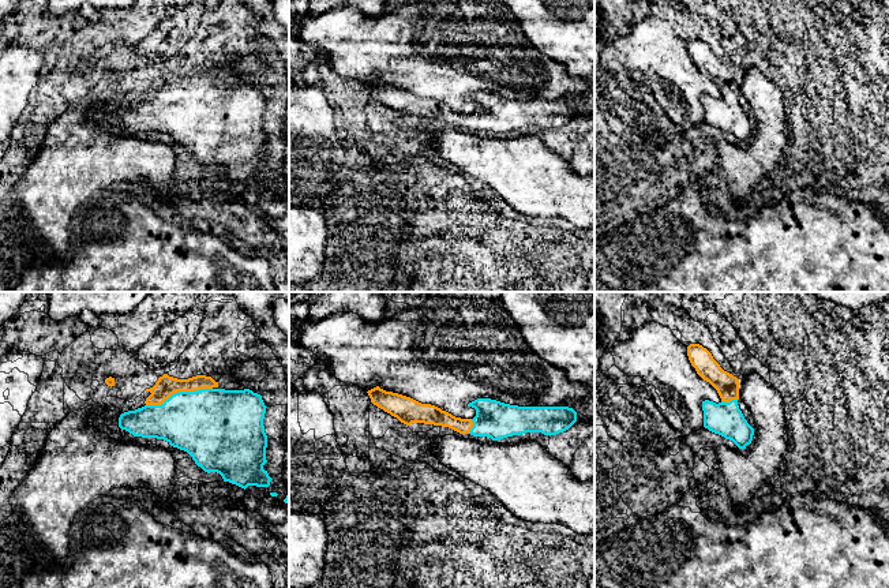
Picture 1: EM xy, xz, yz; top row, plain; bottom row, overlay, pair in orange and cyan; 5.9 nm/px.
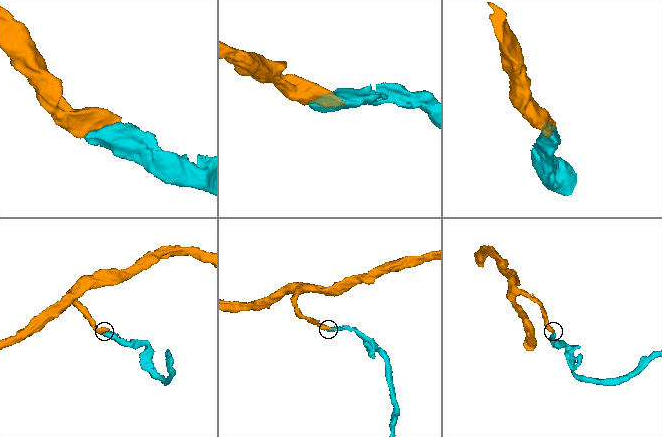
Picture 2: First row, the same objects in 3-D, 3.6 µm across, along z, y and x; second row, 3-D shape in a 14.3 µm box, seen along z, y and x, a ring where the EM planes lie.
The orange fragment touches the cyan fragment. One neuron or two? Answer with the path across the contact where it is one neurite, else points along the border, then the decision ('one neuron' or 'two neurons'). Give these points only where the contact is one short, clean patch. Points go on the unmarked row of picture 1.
one neuron

